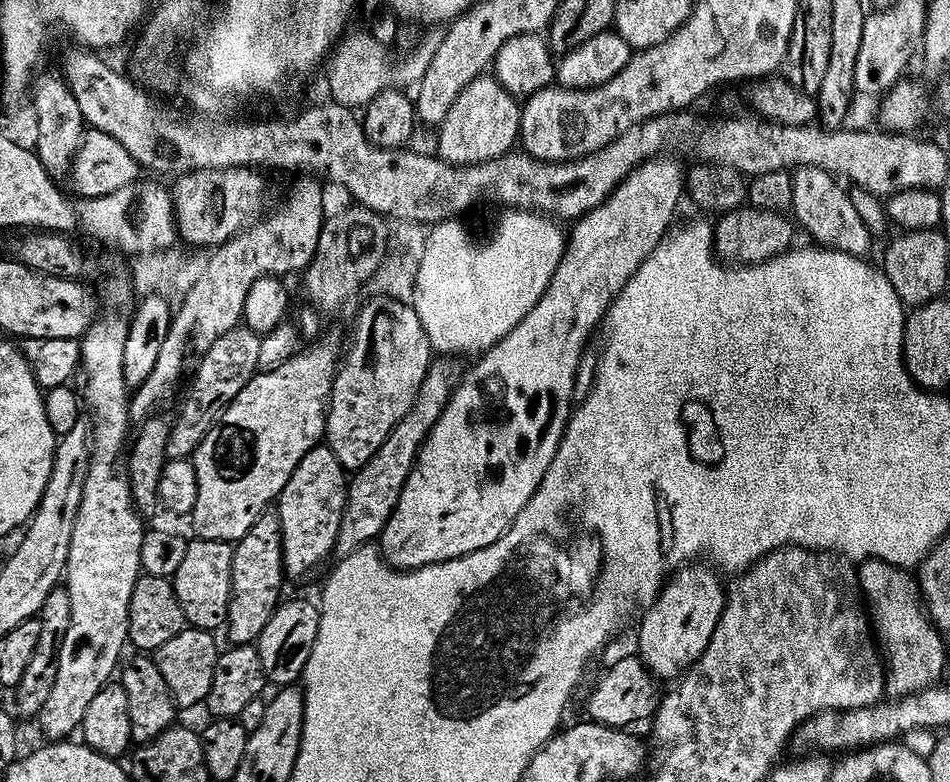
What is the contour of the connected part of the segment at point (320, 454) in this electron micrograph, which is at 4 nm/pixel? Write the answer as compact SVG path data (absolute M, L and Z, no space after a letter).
M318 445L300 462L277 500L277 515L282 531L282 559L292 577L300 578L310 573L327 560L334 546L336 548L342 513L350 497L346 472L345 465L328 445Z

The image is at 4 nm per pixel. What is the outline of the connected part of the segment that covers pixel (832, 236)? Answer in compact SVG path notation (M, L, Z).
M804 166L791 173L794 186L793 217L811 235L816 244L834 249L836 252L848 253L860 261L876 264L882 254L876 250L875 237L872 236L864 221L855 211L852 200L841 179L814 166Z

